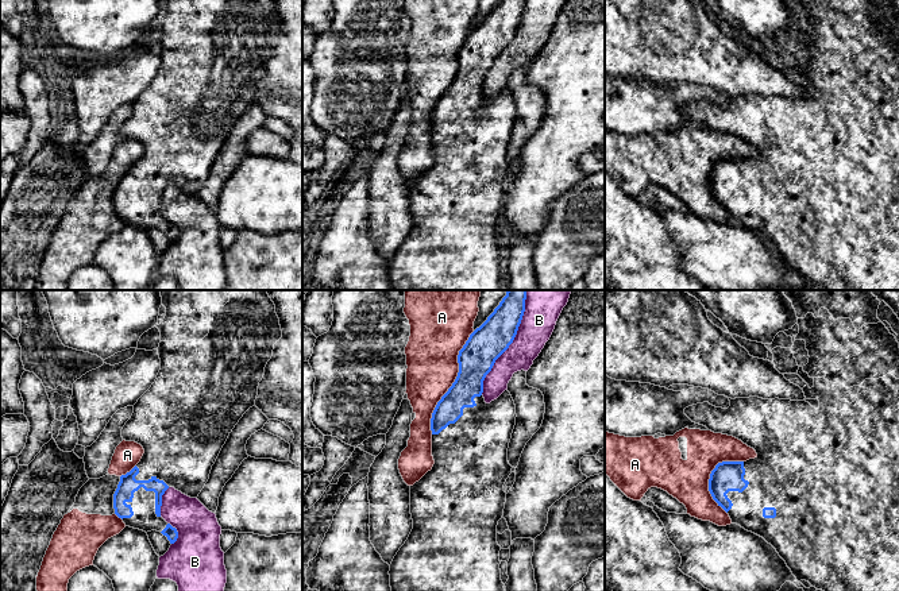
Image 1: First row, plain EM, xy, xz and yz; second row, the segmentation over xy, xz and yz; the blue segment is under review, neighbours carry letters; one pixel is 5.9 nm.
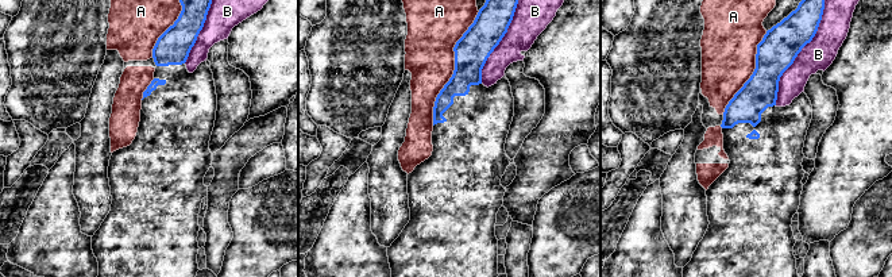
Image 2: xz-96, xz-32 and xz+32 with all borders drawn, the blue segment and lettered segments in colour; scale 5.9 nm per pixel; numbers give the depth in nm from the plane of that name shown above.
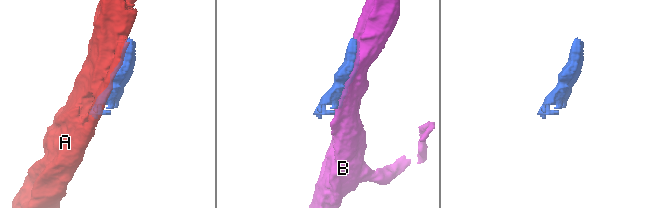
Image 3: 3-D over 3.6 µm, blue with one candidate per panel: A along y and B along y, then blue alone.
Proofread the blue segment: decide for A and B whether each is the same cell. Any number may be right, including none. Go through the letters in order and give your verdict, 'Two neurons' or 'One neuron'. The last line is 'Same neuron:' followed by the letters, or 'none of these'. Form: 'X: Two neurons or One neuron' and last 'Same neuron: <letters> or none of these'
A: Two neurons
B: Two neurons
Same neuron: none of these

